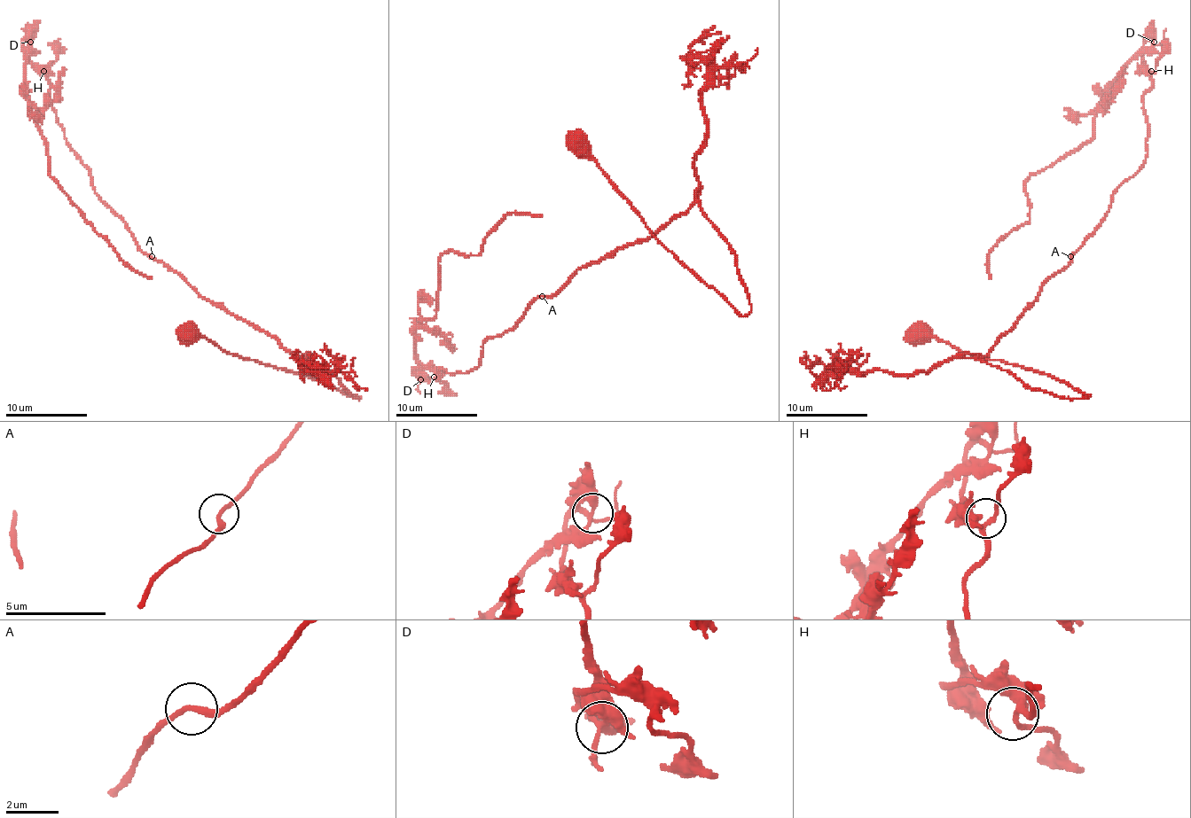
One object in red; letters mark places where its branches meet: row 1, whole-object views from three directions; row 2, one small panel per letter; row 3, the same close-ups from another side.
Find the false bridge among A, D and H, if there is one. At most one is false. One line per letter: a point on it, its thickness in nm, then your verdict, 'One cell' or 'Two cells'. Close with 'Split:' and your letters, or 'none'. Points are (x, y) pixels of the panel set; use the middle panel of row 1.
A: Place: (542, 296). Thickness 190 nm. One cell
D: Place: (420, 379). Thickness 240 nm. Two cells
H: Place: (434, 377). Thickness 180 nm. One cell
Split: D

